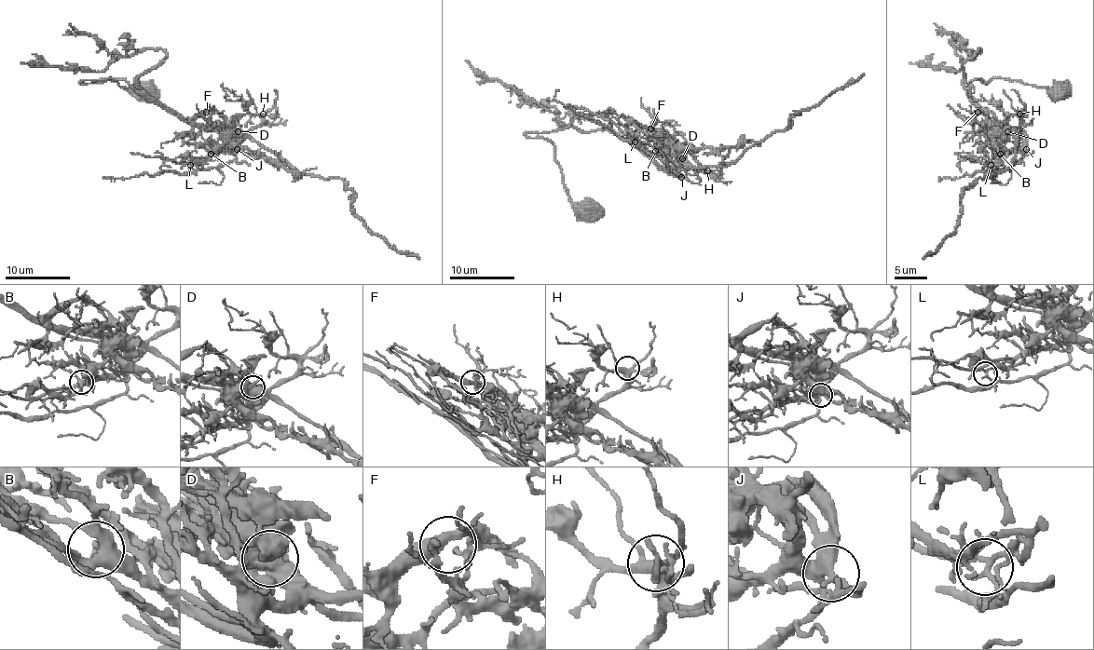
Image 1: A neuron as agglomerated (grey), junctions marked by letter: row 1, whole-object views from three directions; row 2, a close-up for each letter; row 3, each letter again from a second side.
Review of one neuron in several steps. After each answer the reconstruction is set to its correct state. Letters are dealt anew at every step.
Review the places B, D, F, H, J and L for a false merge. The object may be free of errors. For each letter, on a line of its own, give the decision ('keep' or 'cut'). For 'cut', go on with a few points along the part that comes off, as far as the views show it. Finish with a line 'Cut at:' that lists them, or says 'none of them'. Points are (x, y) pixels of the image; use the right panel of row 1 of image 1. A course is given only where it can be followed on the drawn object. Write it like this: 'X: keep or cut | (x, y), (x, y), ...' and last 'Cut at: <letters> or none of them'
B: keep
D: cut | (1008, 131), (1016, 140), (1013, 162), (998, 173), (977, 178), (963, 193), (960, 223), (936, 250), (923, 259)
F: keep
H: keep
J: keep
L: keep
Cut at: D

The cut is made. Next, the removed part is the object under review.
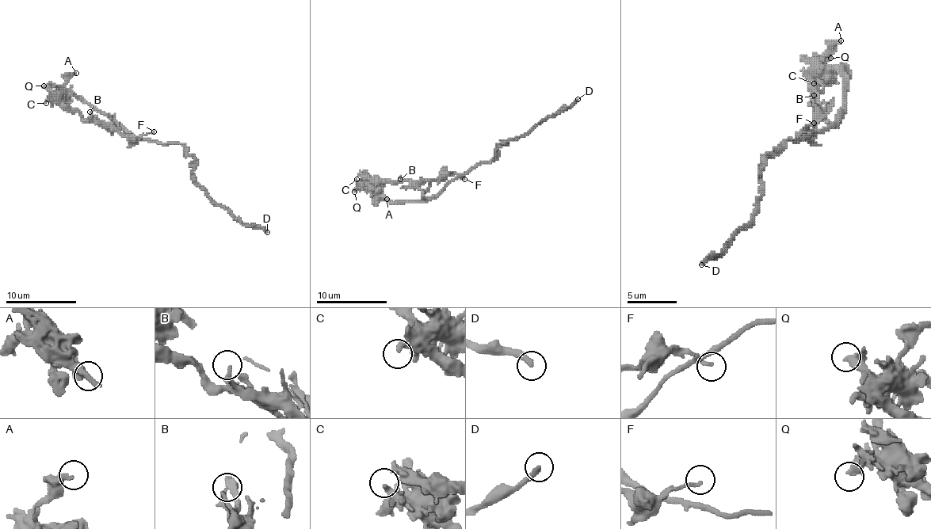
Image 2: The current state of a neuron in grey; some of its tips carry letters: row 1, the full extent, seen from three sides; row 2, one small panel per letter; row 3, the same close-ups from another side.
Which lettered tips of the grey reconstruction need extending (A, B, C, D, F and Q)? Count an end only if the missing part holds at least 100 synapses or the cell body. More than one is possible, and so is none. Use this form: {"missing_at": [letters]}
{"missing_at": ["D"]}

